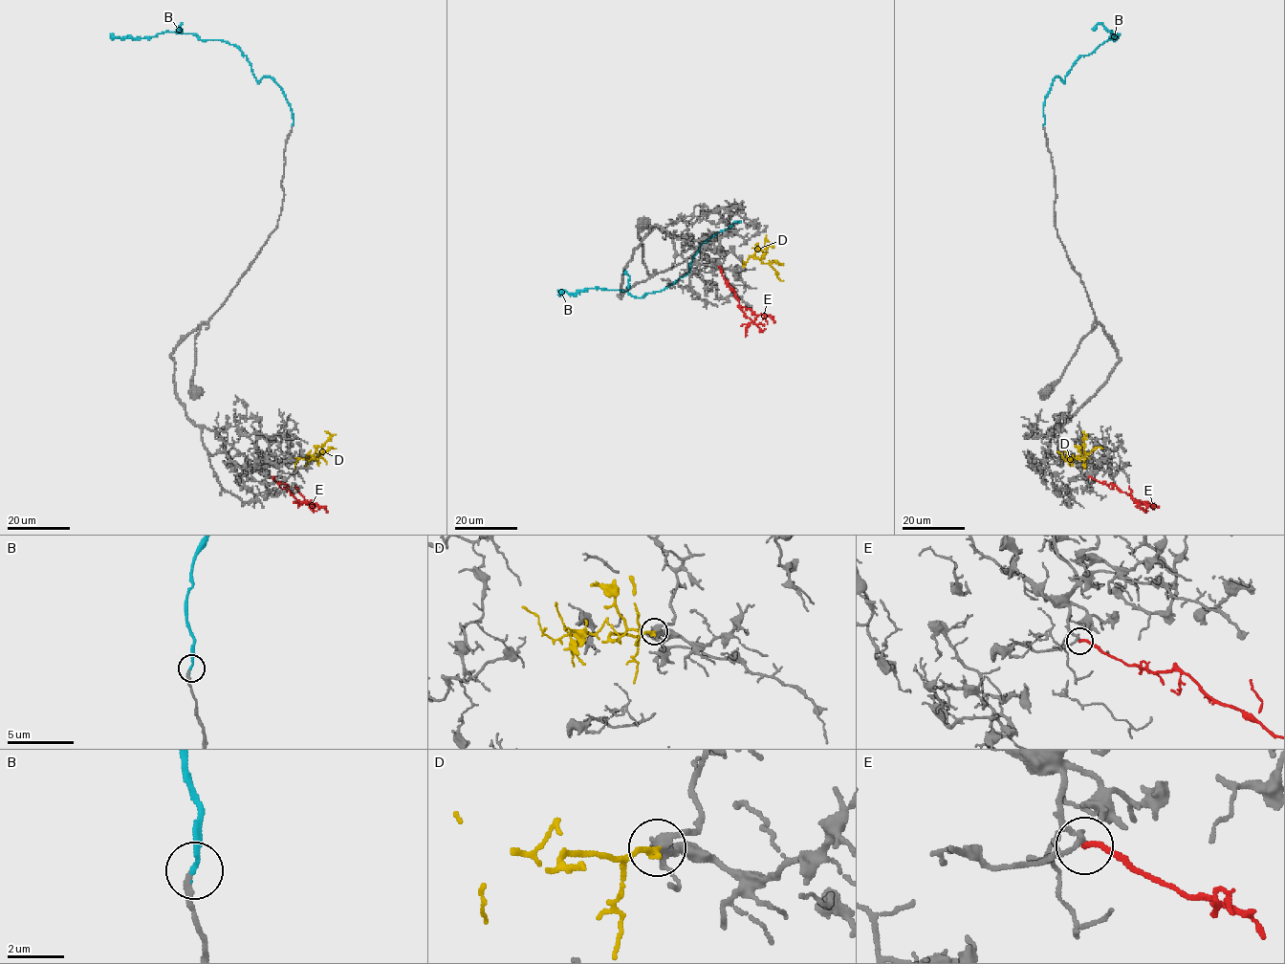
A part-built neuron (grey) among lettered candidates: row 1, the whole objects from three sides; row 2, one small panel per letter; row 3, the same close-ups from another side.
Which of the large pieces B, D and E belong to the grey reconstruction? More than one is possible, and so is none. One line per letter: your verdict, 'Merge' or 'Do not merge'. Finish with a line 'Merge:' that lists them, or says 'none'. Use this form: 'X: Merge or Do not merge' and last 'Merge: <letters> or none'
B: Merge
D: Merge
E: Do not merge
Merge: B, D

